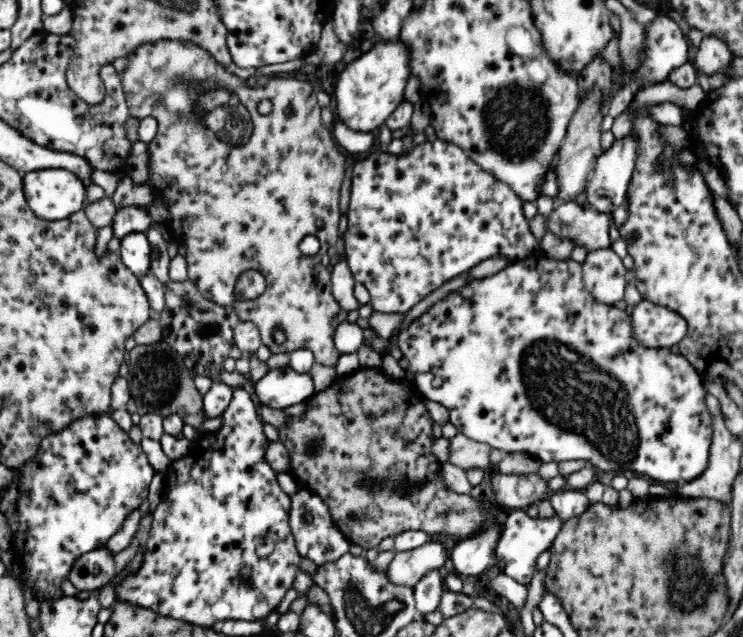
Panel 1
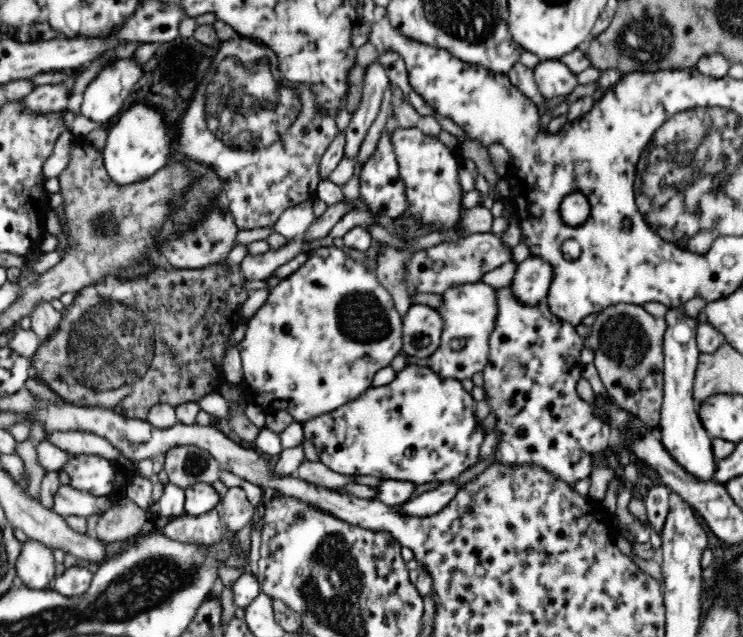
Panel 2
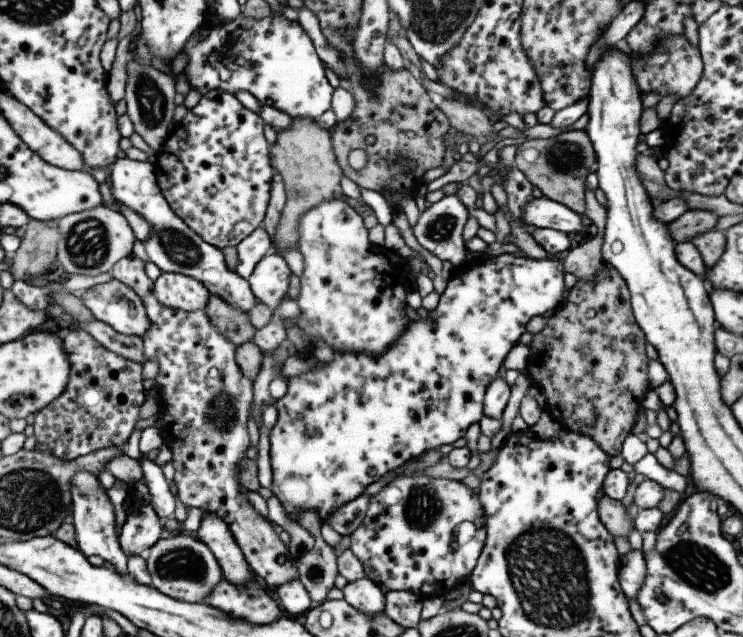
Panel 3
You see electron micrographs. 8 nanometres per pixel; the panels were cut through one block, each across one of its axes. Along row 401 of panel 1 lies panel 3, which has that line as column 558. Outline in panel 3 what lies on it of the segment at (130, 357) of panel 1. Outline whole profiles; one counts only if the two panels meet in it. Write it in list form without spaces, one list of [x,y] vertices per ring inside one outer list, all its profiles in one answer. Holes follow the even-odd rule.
[[[571,130],[563,132],[548,139],[525,139],[525,142],[516,145],[513,166],[517,167],[525,178],[535,188],[540,190],[543,197],[558,202],[583,217],[585,212],[585,178],[591,172],[591,166],[595,164],[596,156],[593,152],[591,141],[584,130]],[[523,150],[535,150],[536,161],[524,160],[520,152]]]

